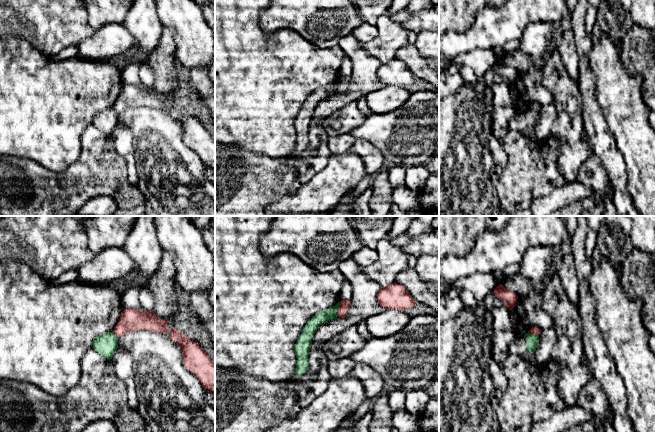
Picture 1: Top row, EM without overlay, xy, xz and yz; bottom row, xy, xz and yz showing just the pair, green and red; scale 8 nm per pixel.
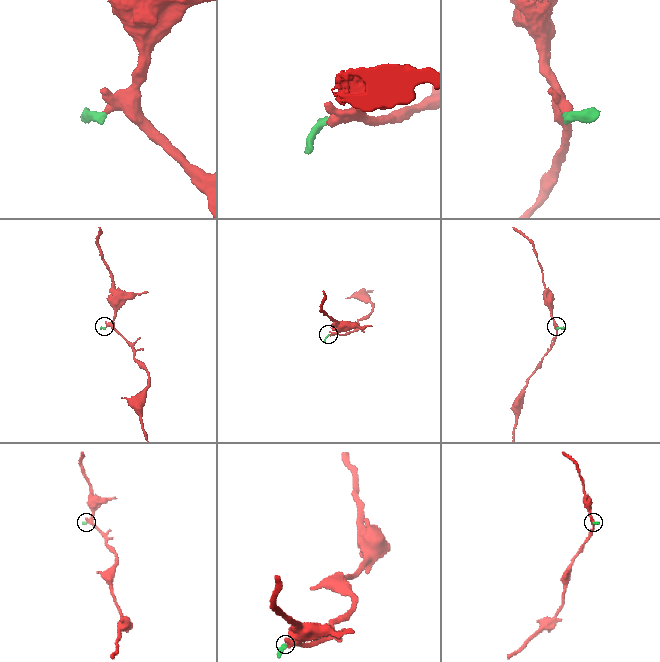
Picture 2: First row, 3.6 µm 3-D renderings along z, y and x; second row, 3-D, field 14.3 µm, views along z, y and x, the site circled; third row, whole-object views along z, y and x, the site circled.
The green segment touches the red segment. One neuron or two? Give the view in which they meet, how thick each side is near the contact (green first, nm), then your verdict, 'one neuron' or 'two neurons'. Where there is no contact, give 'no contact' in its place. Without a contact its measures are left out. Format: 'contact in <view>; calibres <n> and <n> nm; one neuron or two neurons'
contact in xz; calibres 100 and 80 nm; two neurons

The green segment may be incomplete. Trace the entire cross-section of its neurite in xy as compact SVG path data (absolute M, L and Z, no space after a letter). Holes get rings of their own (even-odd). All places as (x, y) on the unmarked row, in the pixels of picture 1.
M105 109L94 116L93 125L107 135L112 135L118 124L118 113L113 109Z

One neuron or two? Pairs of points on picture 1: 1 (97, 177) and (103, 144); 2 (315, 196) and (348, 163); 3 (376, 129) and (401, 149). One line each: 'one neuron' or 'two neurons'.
1: one neuron
2: one neuron
3: one neuron

